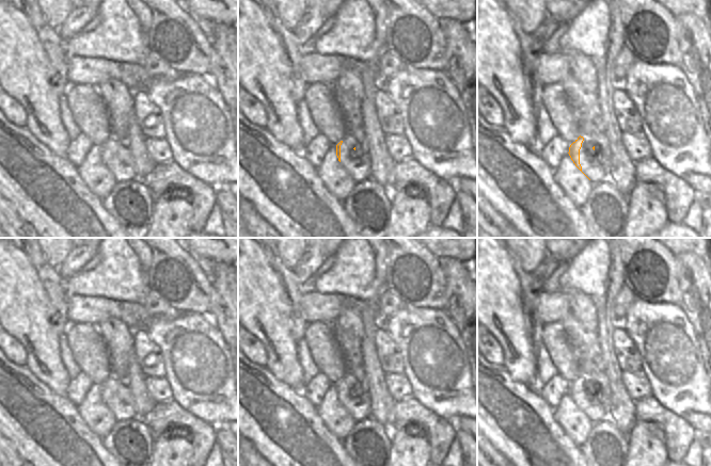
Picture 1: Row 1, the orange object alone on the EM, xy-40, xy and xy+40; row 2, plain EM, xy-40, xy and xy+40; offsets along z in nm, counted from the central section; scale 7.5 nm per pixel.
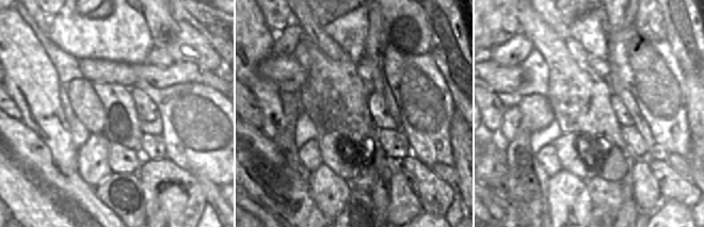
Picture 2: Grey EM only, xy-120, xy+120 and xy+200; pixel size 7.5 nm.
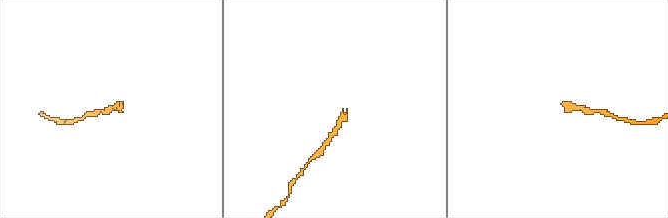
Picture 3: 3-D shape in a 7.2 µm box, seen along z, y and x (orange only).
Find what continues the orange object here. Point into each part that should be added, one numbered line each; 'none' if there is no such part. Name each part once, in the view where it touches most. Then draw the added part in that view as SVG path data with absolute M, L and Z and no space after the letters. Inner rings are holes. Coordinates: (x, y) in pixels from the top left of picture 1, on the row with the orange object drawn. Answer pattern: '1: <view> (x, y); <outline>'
1: xy+40 (590, 160); M584 138L580 149L580 164L582 166L582 172L590 181L594 184L598 184L609 179L607 170L602 163L605 158L605 156L601 154L602 149L597 146L598 149L594 150L592 147L592 141Z

